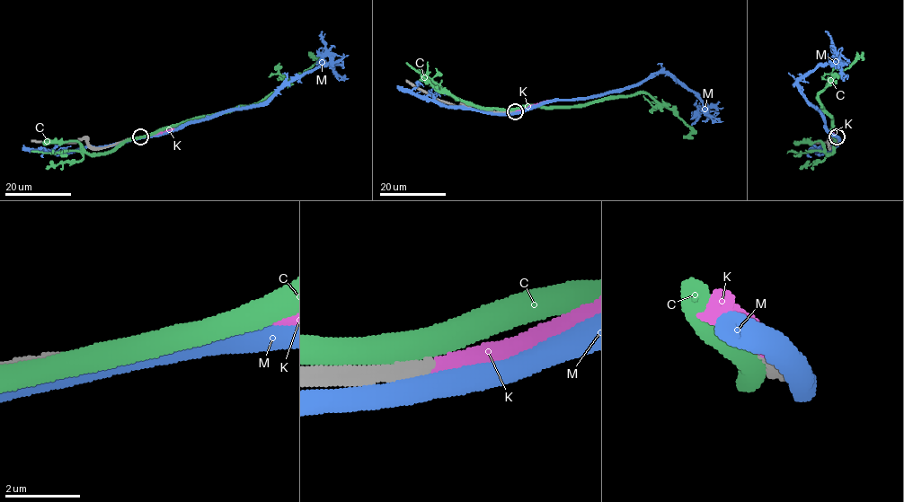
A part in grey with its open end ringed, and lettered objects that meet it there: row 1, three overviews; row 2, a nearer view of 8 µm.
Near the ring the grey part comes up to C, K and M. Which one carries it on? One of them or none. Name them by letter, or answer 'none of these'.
K

